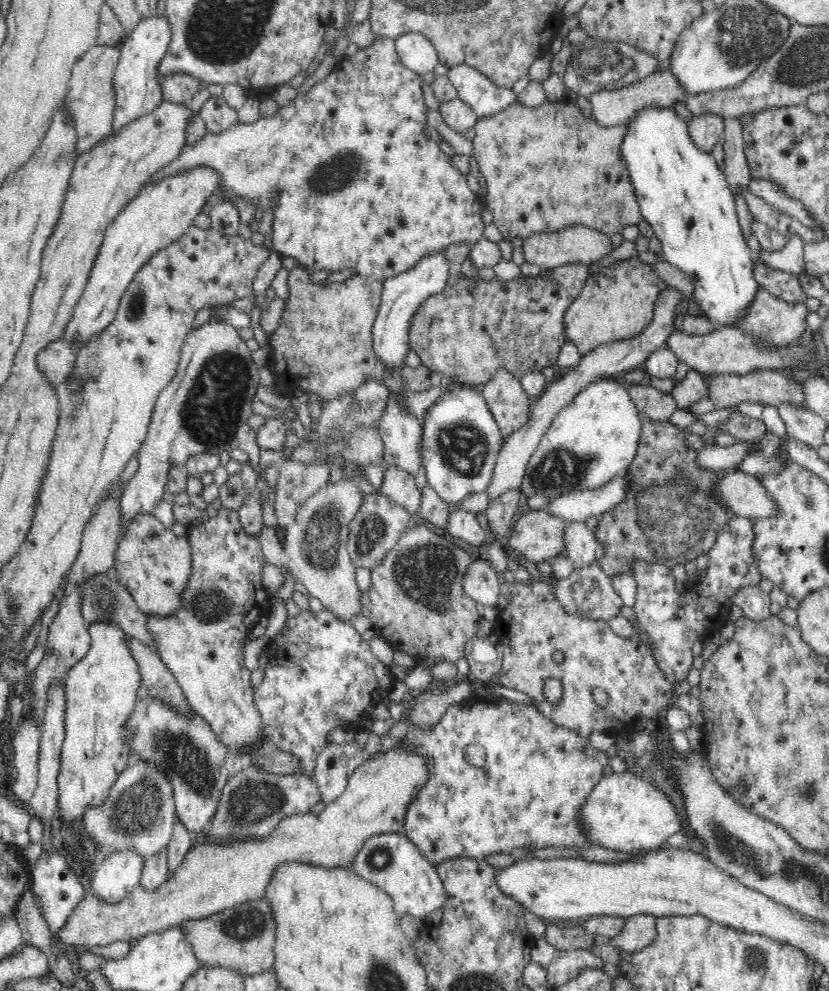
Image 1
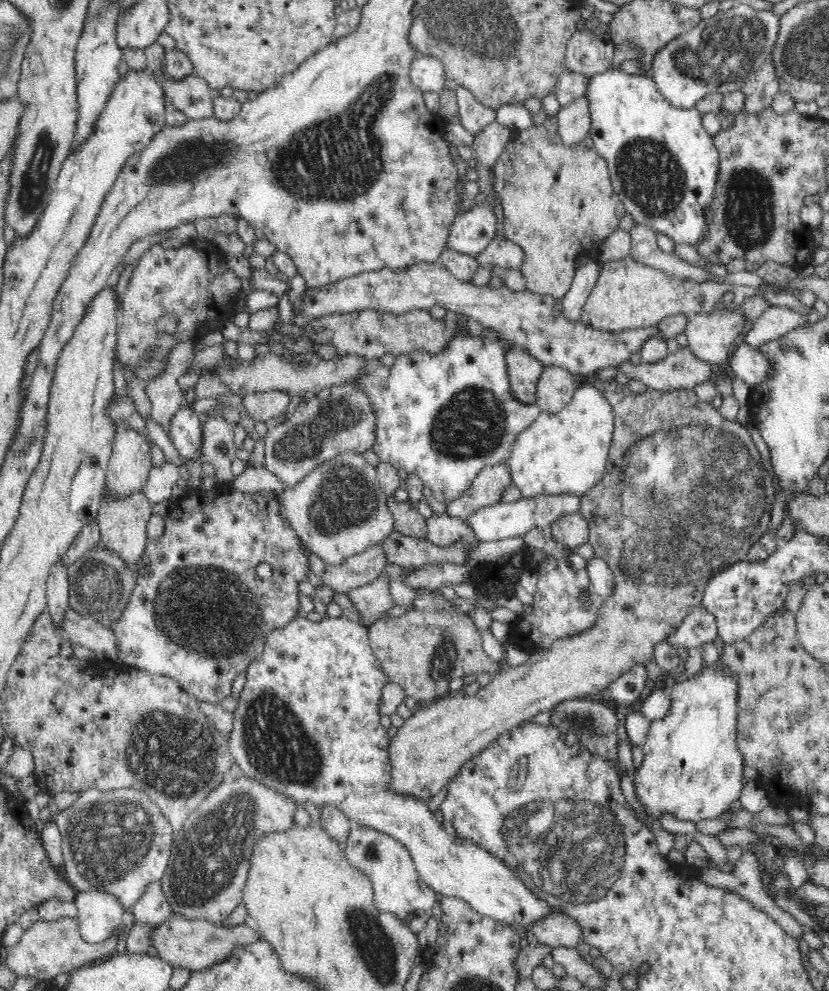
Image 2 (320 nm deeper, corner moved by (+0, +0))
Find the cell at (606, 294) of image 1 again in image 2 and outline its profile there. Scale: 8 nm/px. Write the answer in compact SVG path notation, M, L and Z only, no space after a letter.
M630 256L602 265L600 278L583 306L581 321L588 327L609 332L656 327L660 320L672 315L690 317L704 314L710 310L714 311L718 304L724 303L723 297L726 293L733 295L732 305L739 308L744 305L746 298L754 296L760 296L774 306L786 306L794 309L796 313L803 315L806 314L808 308L790 291L775 293L760 287L730 285L725 282L692 285L690 282L672 278L662 270L650 268Z

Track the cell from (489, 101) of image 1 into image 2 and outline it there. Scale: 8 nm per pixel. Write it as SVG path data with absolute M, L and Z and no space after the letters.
M452 86L457 98L459 122L474 137L496 118L496 111L478 102L472 93L460 86Z

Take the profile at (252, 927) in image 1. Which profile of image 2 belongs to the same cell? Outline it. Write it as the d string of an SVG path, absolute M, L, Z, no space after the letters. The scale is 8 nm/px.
M172 916L150 932L150 945L156 949L157 956L173 967L184 967L202 970L208 966L223 962L236 945L256 943L262 936L242 923L224 928L222 924L214 924L204 920L190 920L182 916Z

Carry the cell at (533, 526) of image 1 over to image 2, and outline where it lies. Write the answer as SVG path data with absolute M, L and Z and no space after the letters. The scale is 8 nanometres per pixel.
M580 511L560 516L550 527L554 538L570 551L589 542L589 524Z

